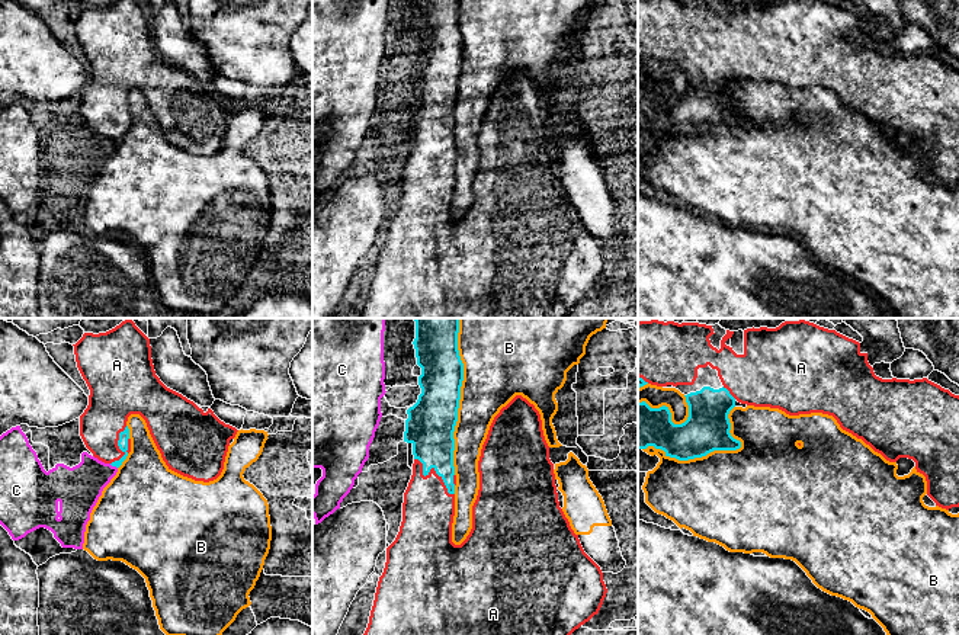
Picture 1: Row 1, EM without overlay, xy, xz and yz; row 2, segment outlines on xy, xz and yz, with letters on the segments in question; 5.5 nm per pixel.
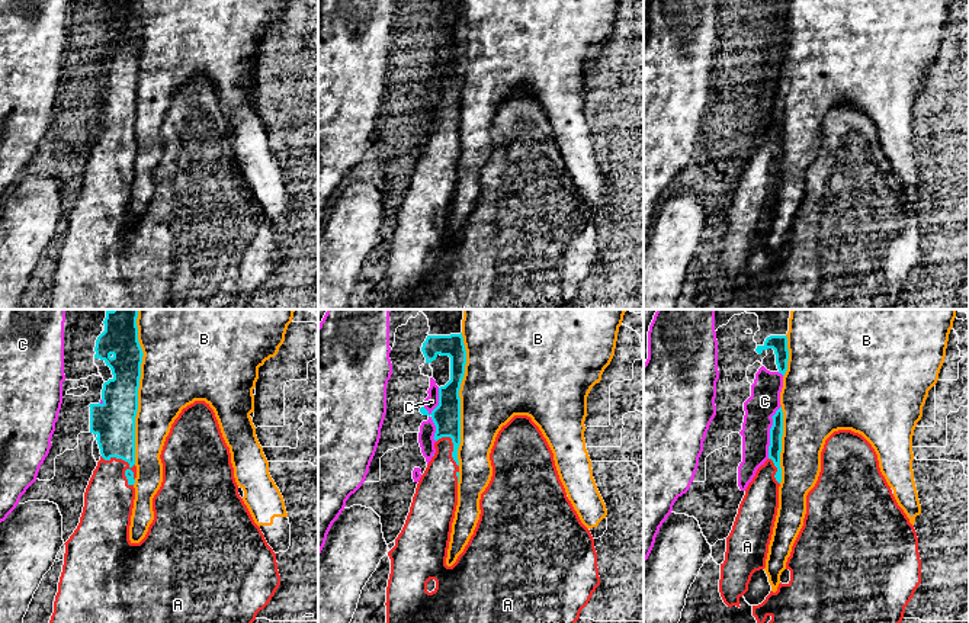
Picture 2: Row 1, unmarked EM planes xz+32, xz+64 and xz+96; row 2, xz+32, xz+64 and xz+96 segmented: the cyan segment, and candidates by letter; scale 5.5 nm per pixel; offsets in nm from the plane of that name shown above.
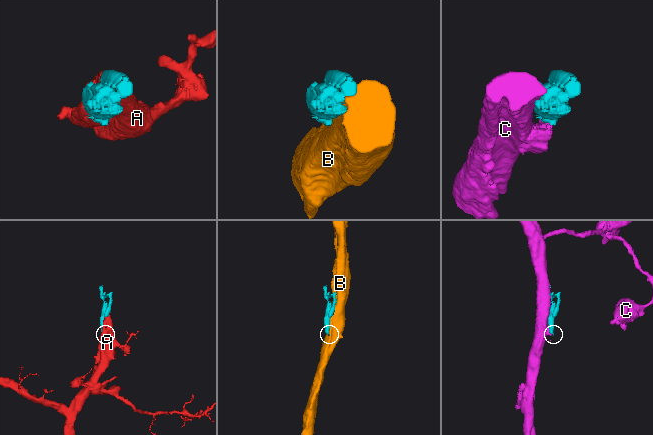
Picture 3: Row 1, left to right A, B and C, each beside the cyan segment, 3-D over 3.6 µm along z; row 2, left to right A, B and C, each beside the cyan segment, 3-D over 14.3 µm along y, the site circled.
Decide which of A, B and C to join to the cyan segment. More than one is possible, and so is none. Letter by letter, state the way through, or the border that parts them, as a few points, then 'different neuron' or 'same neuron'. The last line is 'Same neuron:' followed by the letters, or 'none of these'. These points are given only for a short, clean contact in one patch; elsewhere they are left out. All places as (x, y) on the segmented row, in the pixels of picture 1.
A: same neuron
B: different neuron
C: different neuron
Same neuron: A

